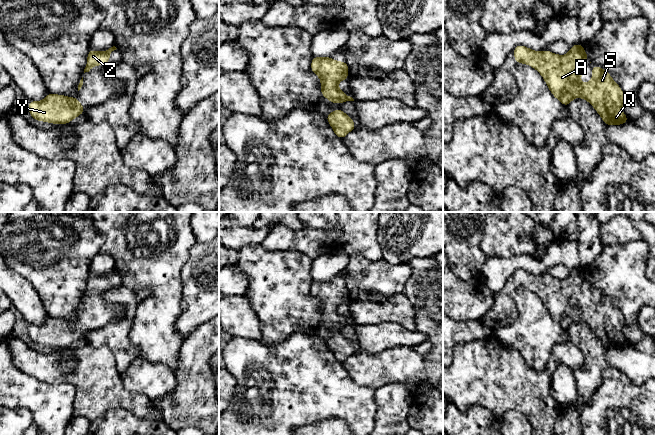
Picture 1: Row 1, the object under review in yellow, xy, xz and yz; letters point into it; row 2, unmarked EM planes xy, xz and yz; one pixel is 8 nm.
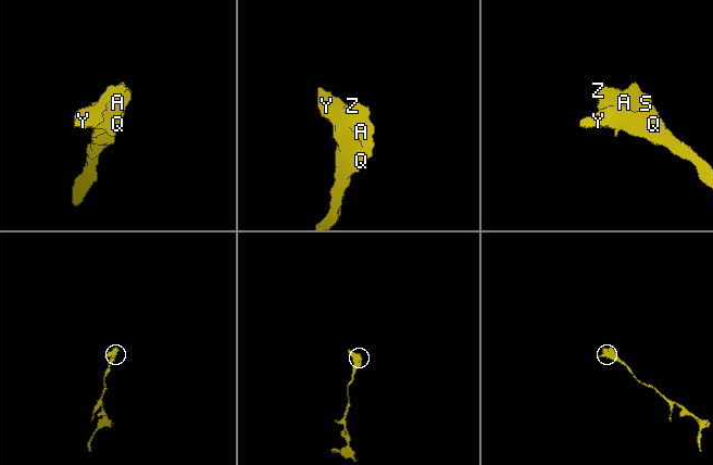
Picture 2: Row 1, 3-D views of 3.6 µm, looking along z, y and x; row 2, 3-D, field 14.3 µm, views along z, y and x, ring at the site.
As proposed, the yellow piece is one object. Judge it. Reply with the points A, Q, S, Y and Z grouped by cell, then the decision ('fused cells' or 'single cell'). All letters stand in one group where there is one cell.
groups A Q S Y Z; single cell

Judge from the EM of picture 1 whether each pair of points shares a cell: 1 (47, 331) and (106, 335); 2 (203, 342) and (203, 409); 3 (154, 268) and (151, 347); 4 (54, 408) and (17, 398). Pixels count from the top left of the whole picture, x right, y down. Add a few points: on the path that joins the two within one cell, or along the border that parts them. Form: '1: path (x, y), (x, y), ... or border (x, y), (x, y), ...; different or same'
1: border (106, 323), (89, 329), (83, 336); different
2: path (202, 359), (202, 392); same
3: path (159, 288), (159, 311), (154, 319), (154, 327); same
4: path (45, 401), (40, 398), (26, 398); same

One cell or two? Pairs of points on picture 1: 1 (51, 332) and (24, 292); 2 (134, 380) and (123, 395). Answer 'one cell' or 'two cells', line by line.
1: two cells
2: two cells

